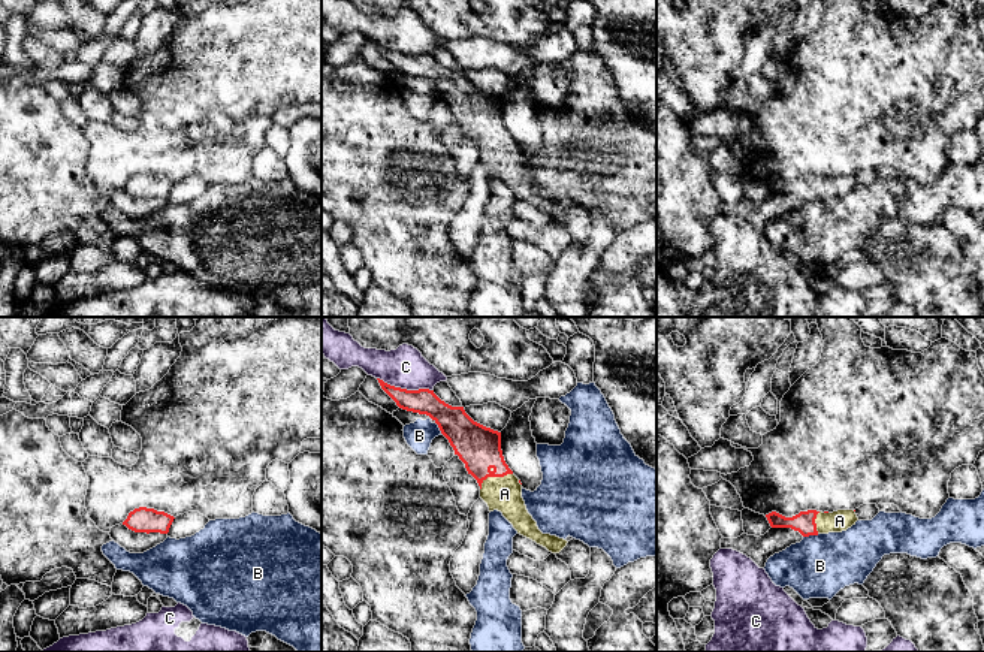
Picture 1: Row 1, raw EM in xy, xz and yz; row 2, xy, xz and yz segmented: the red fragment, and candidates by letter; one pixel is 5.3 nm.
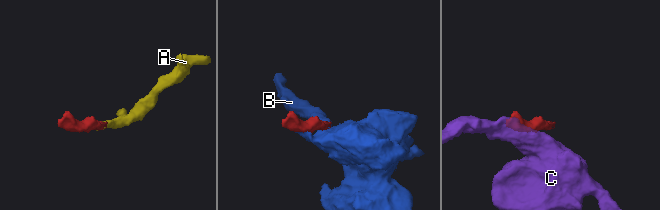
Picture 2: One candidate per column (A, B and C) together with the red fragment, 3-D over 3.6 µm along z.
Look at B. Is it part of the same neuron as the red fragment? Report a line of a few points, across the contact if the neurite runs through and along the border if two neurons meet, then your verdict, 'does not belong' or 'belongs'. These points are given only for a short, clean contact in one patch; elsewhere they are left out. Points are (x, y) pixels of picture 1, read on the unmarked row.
yz (818, 199), (803, 202) | does not belong

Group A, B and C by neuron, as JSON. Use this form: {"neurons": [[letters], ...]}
{"neurons": [["A"], ["B"], ["C"]]}

